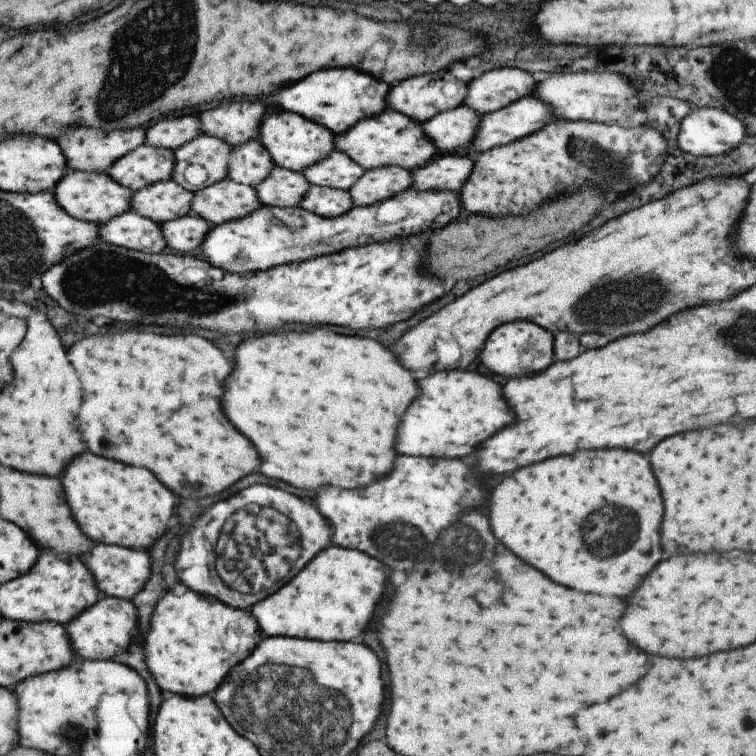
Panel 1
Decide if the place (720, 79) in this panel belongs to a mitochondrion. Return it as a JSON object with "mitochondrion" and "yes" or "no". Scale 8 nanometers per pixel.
{"mitochondrion":"yes"}

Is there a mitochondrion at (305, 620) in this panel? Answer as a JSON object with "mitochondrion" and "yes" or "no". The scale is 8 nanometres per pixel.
{"mitochondrion":"no"}

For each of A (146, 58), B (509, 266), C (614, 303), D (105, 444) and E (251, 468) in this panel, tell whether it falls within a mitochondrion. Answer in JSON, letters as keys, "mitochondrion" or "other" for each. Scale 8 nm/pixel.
{"A":"mitochondrion","B":"other","C":"mitochondrion","D":"other","E":"other"}

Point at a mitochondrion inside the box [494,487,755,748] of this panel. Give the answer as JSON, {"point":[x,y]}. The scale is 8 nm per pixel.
{"point":[611,531]}

